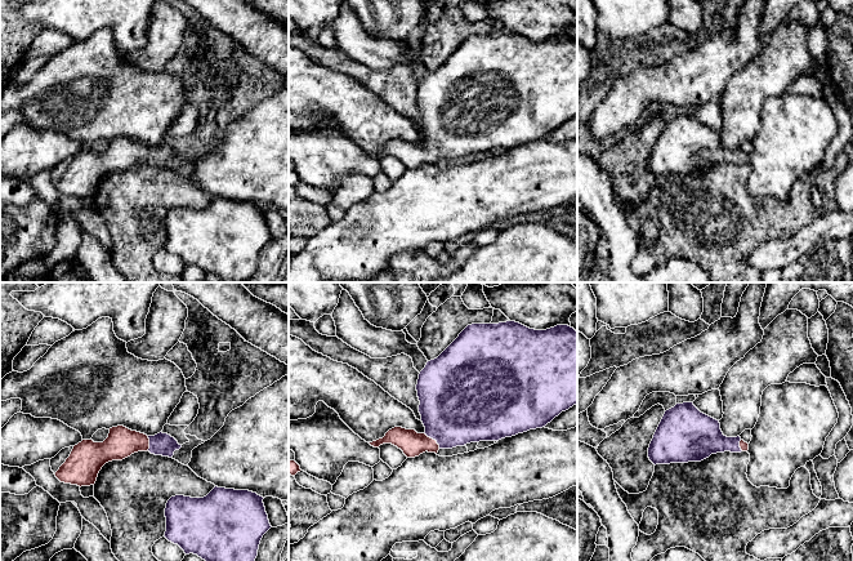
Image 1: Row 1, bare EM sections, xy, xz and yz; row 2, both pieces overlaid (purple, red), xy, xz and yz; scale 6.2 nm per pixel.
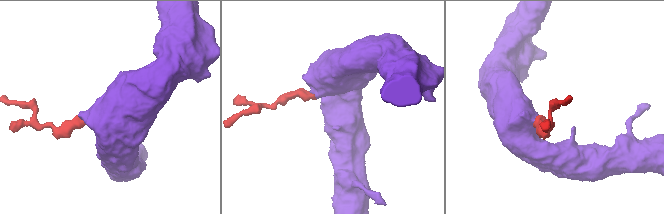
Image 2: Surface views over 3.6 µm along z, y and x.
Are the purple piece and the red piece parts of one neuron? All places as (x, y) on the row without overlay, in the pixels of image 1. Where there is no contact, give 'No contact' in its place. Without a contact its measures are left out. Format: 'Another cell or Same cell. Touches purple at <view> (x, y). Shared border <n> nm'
Same cell. Touches purple at xz (433, 150). Shared border 140 nm

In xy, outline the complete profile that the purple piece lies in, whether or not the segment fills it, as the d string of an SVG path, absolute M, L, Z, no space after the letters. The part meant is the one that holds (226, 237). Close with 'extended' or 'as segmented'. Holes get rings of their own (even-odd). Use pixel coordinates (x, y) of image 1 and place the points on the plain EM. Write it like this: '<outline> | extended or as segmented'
M215 197L204 209L171 208L165 219L165 249L178 255L186 266L193 264L214 273L223 282L246 282L258 267L263 246L272 239L263 208L249 201Z | as segmented

